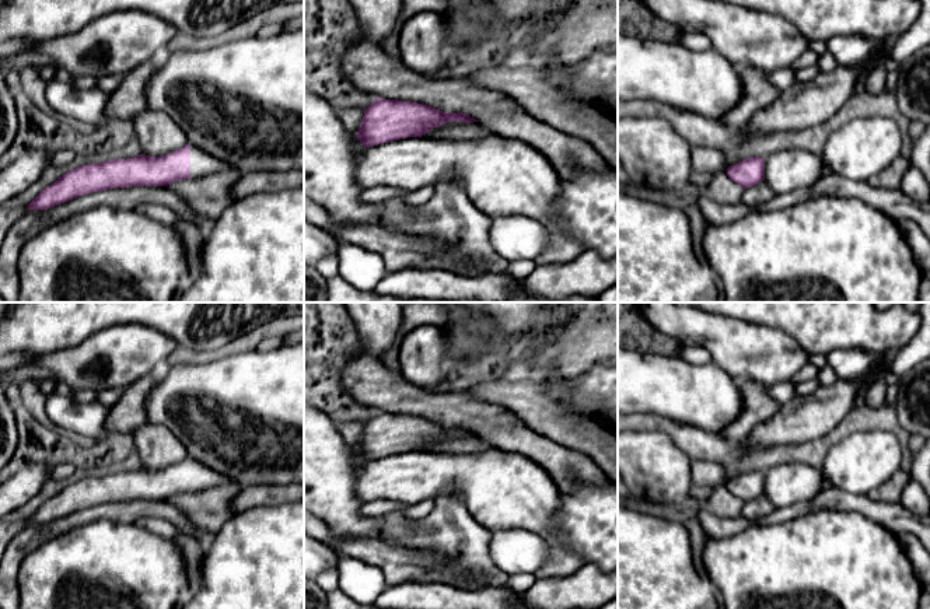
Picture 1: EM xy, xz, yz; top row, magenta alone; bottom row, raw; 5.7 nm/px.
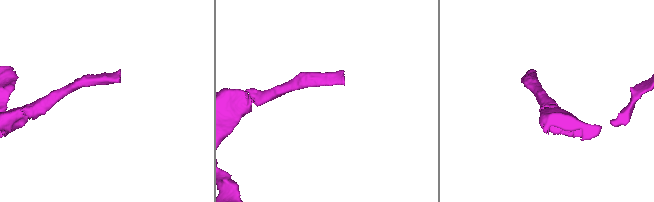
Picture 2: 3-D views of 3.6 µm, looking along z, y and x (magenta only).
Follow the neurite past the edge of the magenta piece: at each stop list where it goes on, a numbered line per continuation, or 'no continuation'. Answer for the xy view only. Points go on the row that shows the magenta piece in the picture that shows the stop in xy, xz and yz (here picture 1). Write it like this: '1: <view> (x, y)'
1: xy (202, 164)

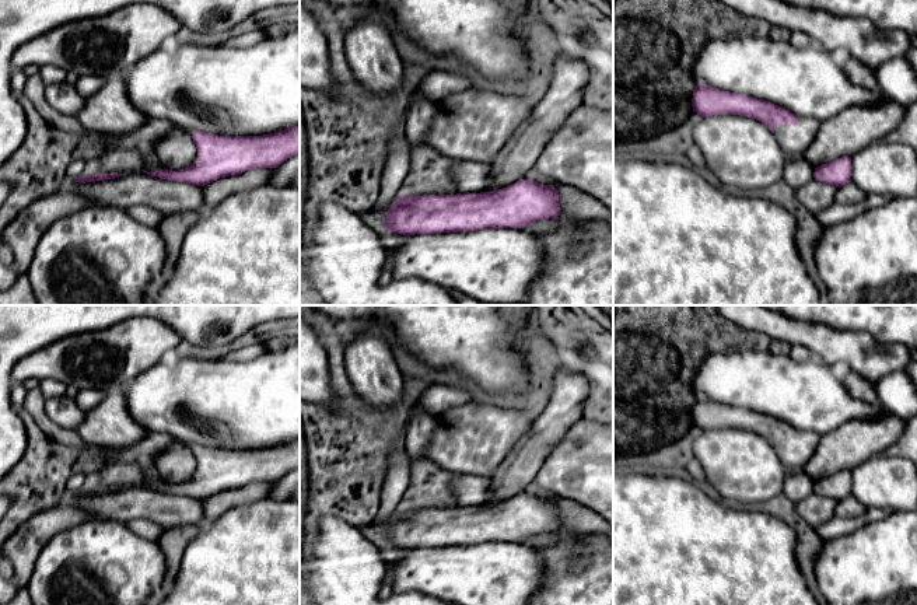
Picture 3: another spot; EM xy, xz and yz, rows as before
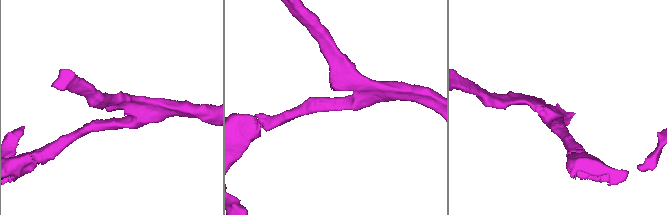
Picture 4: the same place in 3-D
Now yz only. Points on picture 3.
1: yz (794, 139)

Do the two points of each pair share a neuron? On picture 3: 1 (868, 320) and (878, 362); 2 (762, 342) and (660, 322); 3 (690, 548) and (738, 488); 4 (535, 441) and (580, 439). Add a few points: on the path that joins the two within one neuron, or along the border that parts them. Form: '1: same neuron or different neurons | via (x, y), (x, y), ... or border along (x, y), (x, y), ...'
1: different neurons | border along (840, 329), (865, 331), (882, 343), (902, 345)
2: same neuron | via (737, 338), (685, 327)
3: different neurons | border along (724, 500), (745, 507)
4: different neurons | border along (583, 416), (555, 444), (541, 467)

